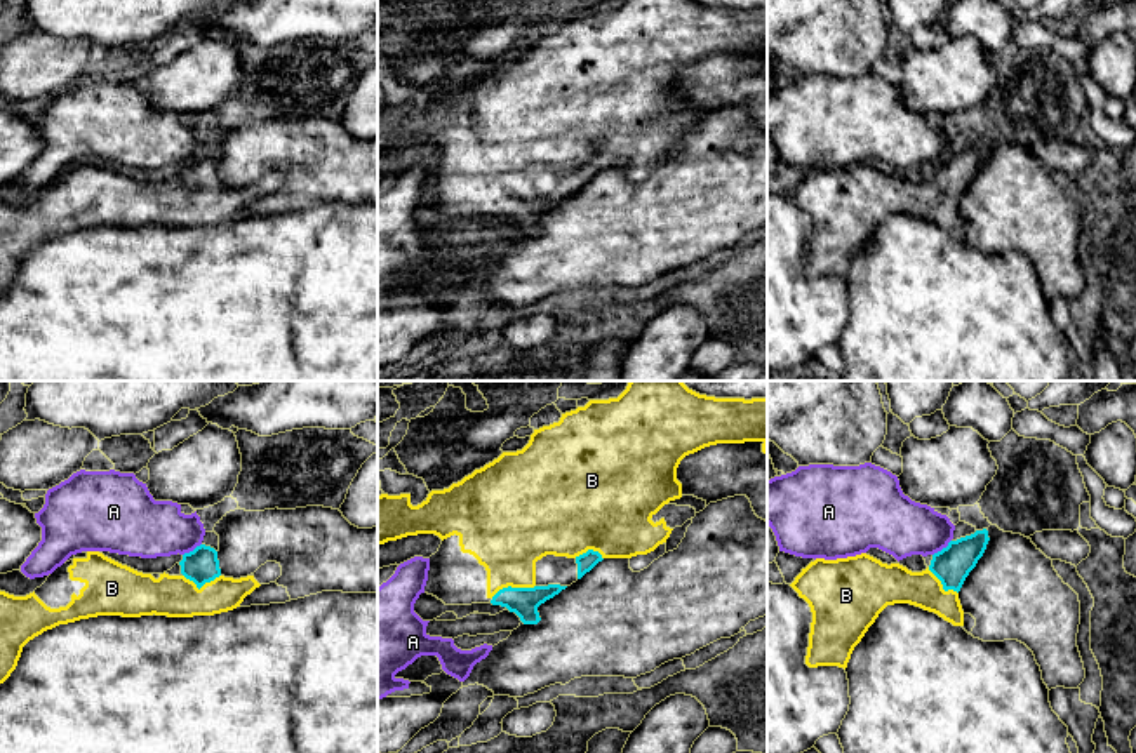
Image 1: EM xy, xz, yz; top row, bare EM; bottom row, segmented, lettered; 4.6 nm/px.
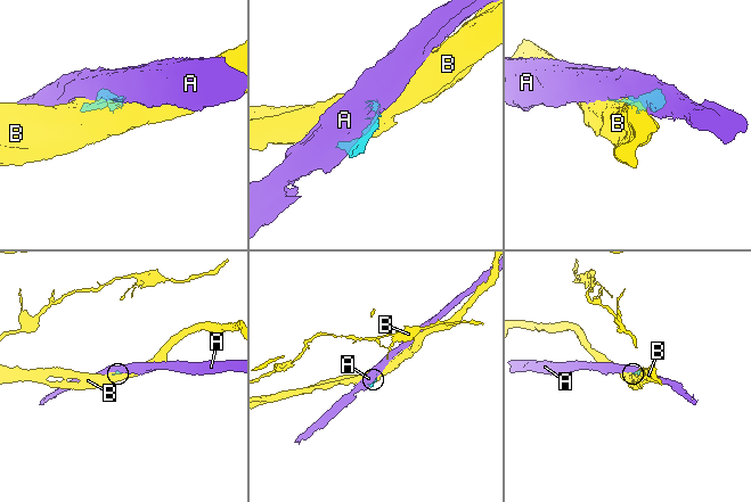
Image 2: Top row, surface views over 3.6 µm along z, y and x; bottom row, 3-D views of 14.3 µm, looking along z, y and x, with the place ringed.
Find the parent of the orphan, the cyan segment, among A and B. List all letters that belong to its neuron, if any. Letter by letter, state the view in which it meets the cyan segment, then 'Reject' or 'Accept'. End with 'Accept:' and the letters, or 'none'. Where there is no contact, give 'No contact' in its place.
A: Touches cyan in yz. Reject
B: Touches cyan in xz. Accept
Accept: B

